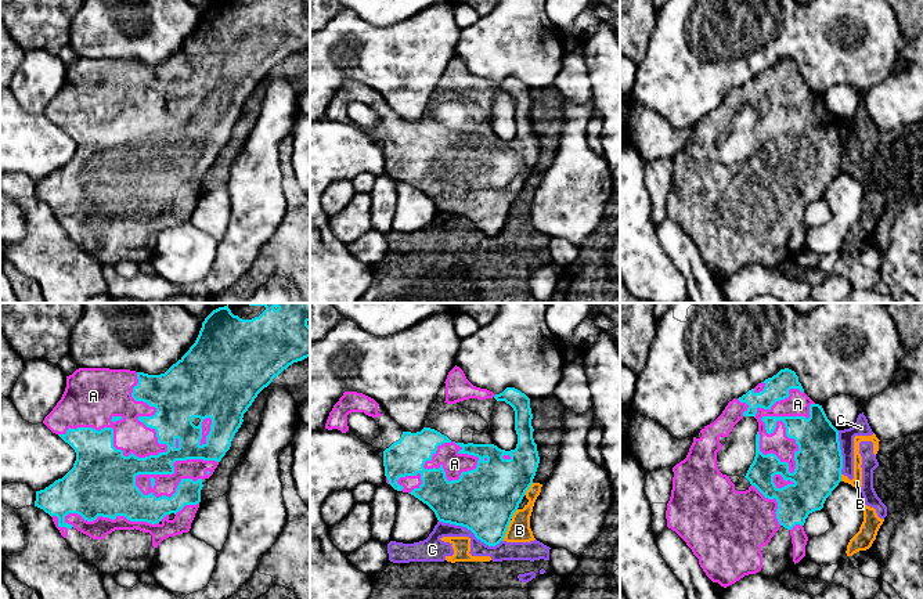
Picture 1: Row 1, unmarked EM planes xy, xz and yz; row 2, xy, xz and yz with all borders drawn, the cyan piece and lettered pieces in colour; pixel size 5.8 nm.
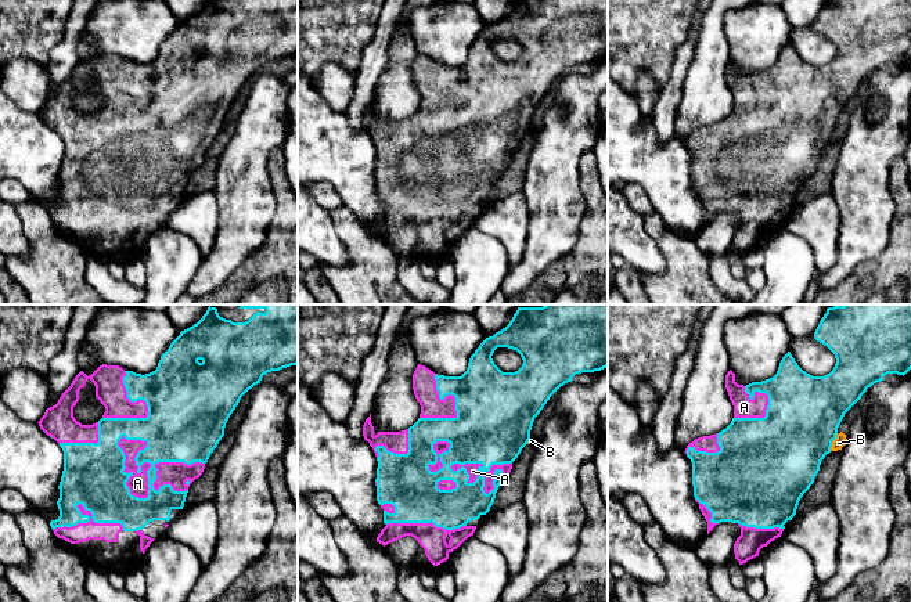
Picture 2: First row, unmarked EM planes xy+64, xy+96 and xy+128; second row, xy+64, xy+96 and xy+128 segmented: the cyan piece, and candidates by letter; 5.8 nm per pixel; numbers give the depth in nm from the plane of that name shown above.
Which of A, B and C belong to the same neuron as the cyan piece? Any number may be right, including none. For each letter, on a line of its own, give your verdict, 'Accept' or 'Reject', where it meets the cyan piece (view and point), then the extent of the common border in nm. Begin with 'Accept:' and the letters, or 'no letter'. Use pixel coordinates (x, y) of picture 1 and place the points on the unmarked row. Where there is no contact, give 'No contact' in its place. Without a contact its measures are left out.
Accept: A
A: Accept. Touches cyan at xy (112, 129). Shared border 650 nm
B: Reject. Touches cyan at xz (507, 219). Shared border 130 nm
C: Reject. Touches cyan at xz (471, 220). Shared border 380 nm

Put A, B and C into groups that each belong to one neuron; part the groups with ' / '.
A / B C

